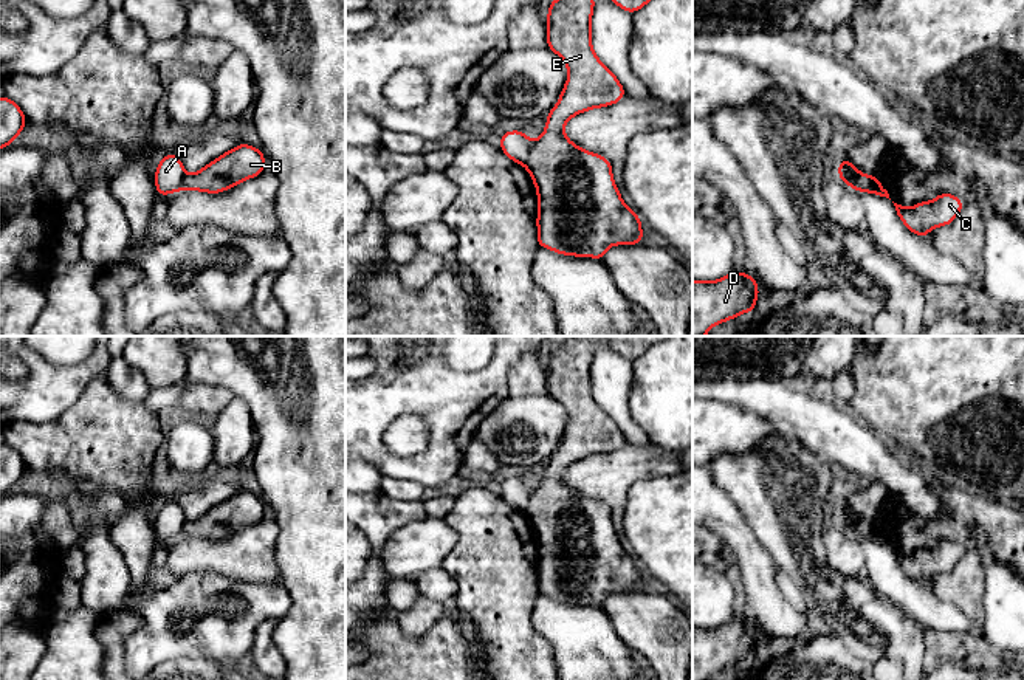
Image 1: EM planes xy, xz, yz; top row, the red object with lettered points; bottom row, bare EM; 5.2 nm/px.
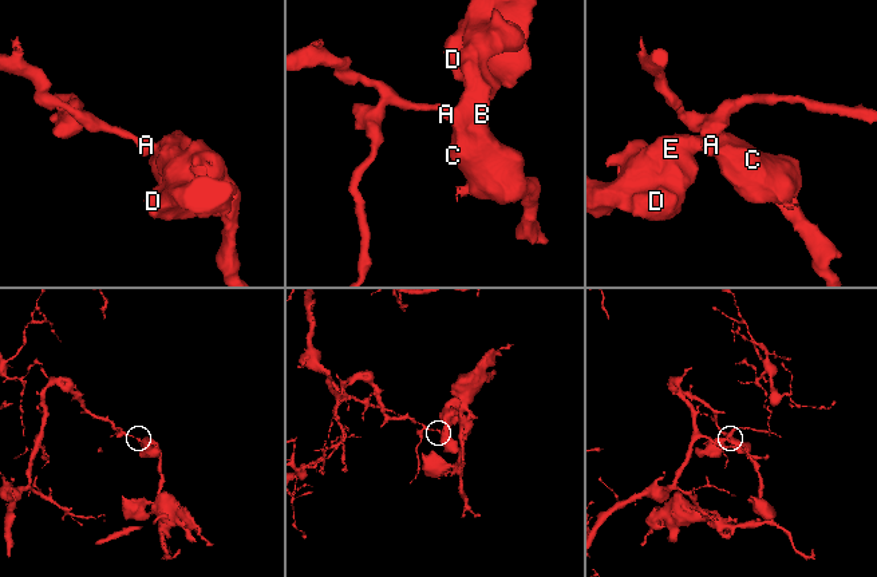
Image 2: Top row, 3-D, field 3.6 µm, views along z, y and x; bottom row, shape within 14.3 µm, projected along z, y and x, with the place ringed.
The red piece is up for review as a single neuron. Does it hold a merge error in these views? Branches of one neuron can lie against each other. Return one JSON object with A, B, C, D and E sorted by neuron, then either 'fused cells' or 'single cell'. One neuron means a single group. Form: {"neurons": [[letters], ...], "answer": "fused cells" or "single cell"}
{"neurons": [["A"], ["B", "C", "D", "E"]], "answer": "fused cells"}

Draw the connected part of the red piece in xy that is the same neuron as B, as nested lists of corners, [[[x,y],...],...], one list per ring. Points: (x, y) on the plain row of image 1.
[[[240,489],[195,520],[183,525],[183,536],[208,541],[222,541],[235,531],[260,522],[265,517],[262,496]]]

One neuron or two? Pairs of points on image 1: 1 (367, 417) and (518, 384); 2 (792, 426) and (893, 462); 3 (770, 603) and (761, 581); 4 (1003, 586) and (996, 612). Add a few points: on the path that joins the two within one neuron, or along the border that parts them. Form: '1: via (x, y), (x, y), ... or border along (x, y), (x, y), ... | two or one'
1: border along (525, 353), (513, 364), (508, 374), (508, 395) | two
2: via (817, 426), (824, 426), (868, 457) | one
3: via (766, 598), (761, 586) | one
4: via (1003, 592), (1003, 606) | one

